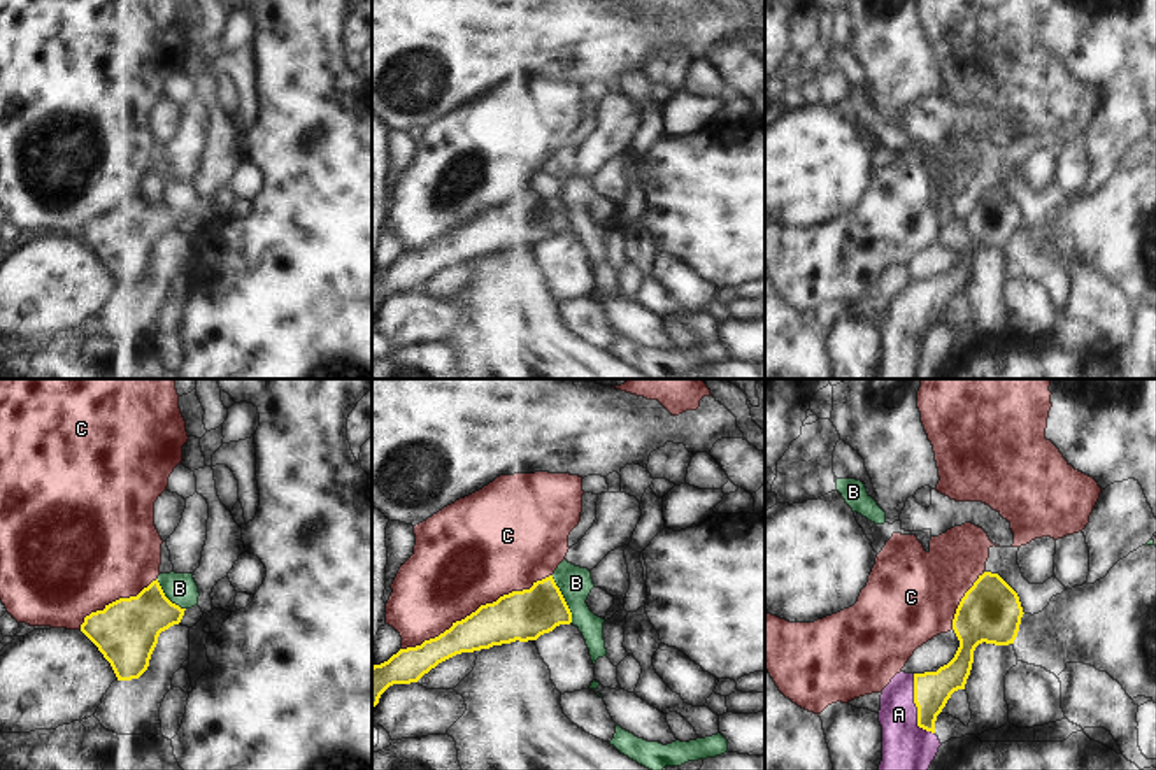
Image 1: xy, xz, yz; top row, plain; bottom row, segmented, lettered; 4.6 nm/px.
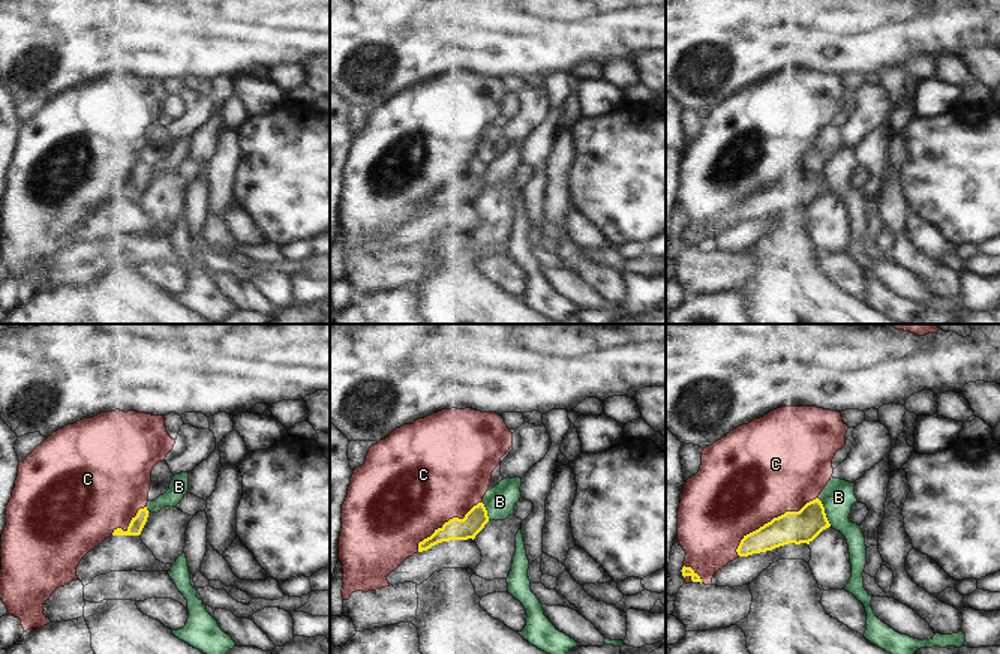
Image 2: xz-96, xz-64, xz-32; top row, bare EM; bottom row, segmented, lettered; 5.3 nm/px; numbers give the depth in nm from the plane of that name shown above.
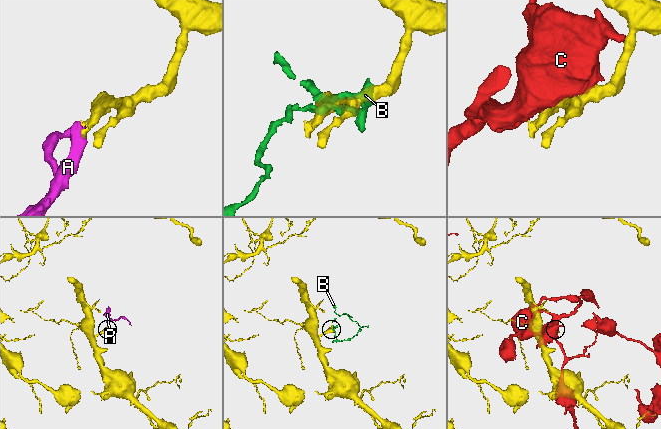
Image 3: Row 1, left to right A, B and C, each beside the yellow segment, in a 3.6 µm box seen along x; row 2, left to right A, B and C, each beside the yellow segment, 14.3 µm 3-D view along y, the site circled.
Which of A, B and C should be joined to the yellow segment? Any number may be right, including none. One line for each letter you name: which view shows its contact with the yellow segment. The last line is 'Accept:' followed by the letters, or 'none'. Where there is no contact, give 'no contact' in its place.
A: meets yellow in yz
Accept: A

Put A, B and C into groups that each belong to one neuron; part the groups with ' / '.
A / B / C

